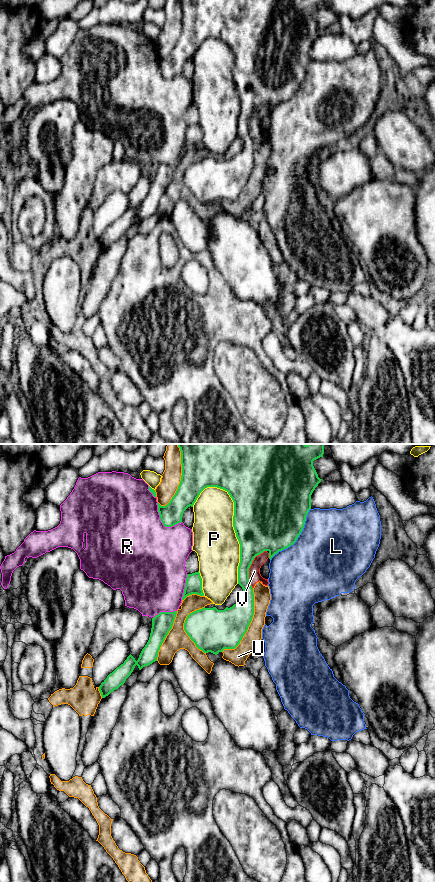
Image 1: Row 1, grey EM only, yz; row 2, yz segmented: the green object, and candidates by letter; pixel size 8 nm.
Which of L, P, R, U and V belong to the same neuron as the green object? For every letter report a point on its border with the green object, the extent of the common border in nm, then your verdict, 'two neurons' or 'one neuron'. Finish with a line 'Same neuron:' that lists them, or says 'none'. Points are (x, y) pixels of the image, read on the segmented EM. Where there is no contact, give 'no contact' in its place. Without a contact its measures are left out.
L: yz (297, 537) | 550 nm | two neurons
P: yz (234, 528) | 800 nm | two neurons
R: yz (161, 521) | 260 nm | two neurons
U: yz (249, 624) | 600 nm | two neurons
V: yz (249, 567) | 340 nm | two neurons
Same neuron: none

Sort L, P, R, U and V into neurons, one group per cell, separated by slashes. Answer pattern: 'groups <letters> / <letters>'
groups L / P / R / U V

